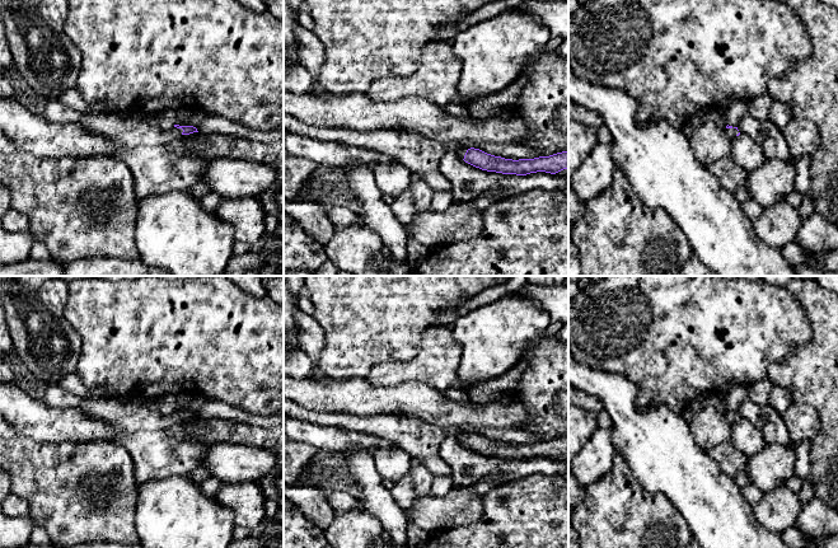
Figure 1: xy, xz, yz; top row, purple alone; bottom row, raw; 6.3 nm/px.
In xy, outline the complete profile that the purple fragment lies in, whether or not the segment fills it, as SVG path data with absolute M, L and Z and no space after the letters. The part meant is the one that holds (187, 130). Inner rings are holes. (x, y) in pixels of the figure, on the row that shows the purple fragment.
M116 113L83 114L80 123L90 132L103 135L111 142L128 149L139 145L165 145L179 135L198 132L193 126L179 125L164 131L156 117L135 118Z

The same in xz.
M458 147L457 153L460 159L476 168L502 174L526 175L537 172L556 174L568 168L568 151L519 160L495 156L474 147Z

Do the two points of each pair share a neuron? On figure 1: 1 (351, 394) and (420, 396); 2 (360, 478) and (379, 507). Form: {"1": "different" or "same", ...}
{"1": "same", "2": "same"}

